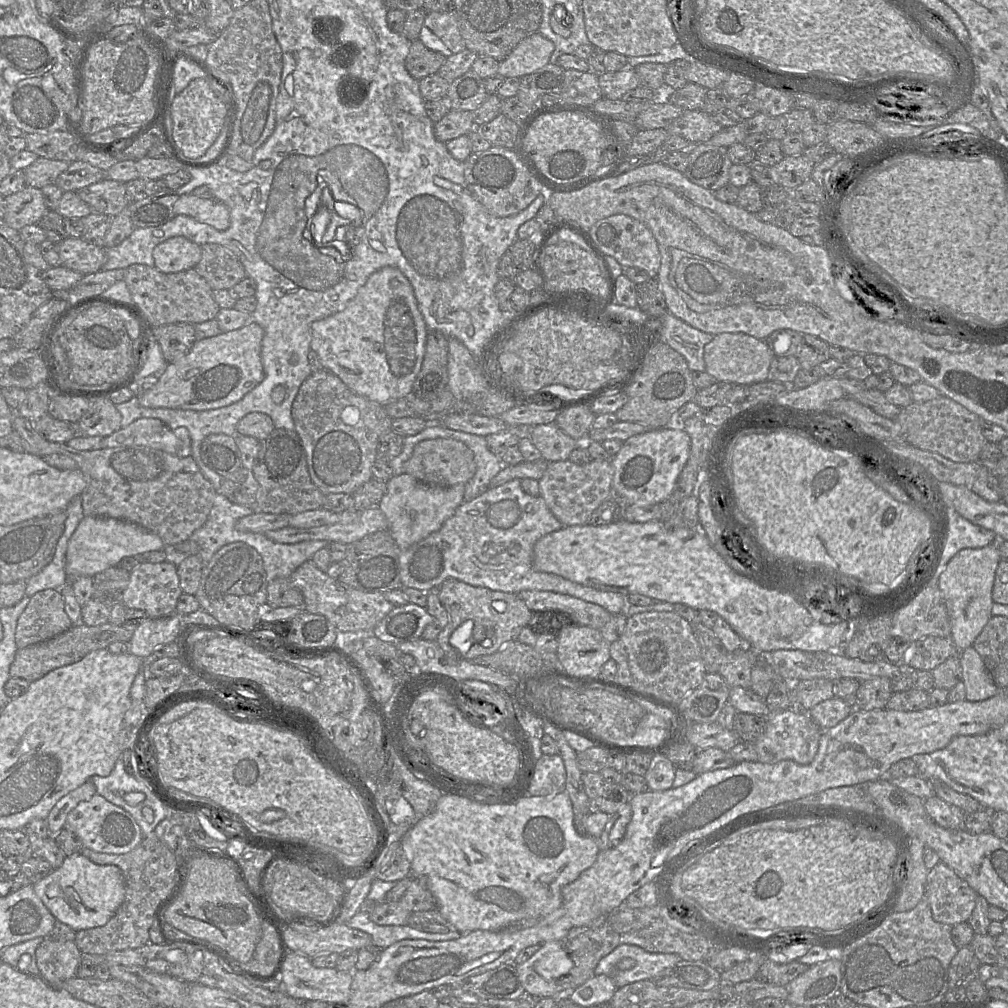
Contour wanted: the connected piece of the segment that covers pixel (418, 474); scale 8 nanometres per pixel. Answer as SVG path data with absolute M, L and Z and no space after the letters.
M435 438L419 442L414 447L410 459L404 463L405 473L416 480L442 487L466 484L474 476L476 469L473 451L463 442L451 438Z

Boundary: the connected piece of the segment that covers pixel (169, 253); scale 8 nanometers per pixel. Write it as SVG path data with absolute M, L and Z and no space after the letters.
M183 236L171 237L153 249L155 268L177 273L195 268L201 259L201 246Z

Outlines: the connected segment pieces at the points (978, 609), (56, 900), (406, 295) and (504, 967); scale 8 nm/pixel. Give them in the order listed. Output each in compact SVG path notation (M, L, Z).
M997 541L981 548L965 548L949 560L945 570L939 576L938 588L949 617L951 639L958 652L972 646L992 617L992 588L1000 560Z
M81 853L66 856L59 868L32 886L55 919L75 931L104 926L121 906L126 893L124 875L119 867L95 864Z
M387 266L371 274L344 309L311 324L310 347L315 365L335 374L354 393L384 406L412 392L428 332L409 280L399 269Z
M504 963L481 974L469 976L456 984L448 984L452 986L452 996L459 997L461 993L474 993L493 999L525 997L526 991L516 965Z

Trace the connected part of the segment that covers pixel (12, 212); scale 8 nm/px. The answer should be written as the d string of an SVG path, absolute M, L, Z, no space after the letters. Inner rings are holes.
M25 186L22 190L5 197L3 219L12 228L37 224L48 210L41 189Z

